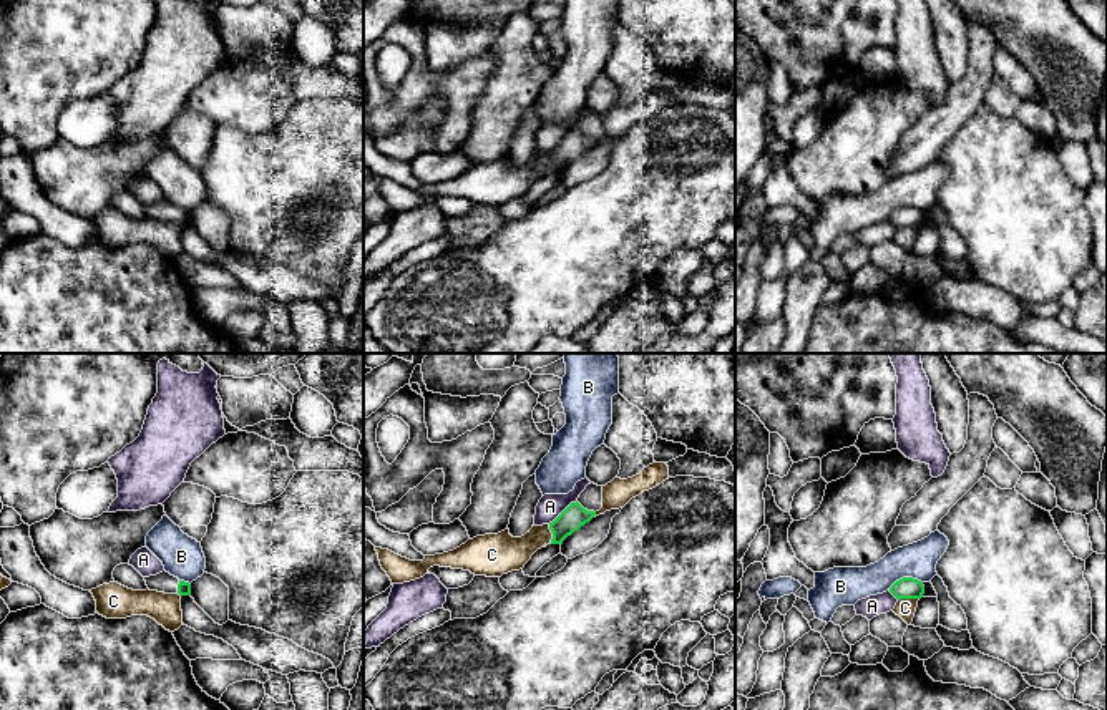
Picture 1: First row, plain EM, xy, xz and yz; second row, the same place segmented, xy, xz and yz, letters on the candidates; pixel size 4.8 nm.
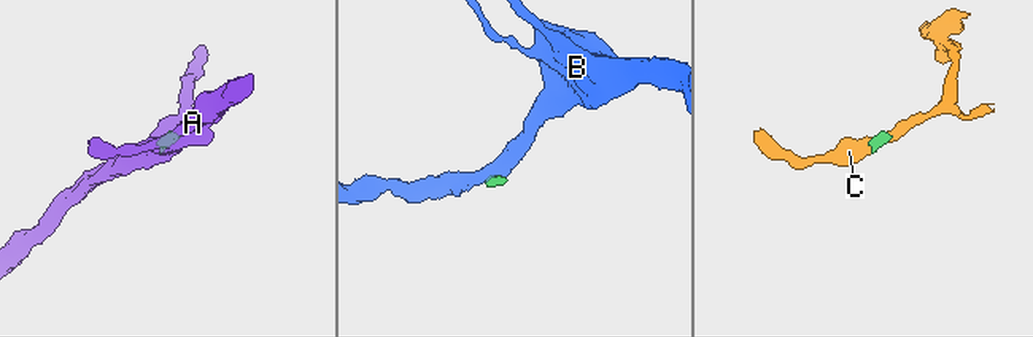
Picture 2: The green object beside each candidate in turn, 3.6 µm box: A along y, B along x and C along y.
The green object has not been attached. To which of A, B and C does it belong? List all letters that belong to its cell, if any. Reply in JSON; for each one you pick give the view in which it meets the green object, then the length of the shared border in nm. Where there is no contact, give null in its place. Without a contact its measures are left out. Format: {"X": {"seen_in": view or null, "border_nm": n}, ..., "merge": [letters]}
{"merge": []}

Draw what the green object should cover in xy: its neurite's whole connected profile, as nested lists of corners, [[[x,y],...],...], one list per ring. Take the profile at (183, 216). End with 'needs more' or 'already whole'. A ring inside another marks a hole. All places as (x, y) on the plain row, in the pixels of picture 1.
[[[163,199],[156,204],[144,206],[149,219],[158,219],[164,222],[191,224],[191,212],[179,209],[169,201]]]; needs more

